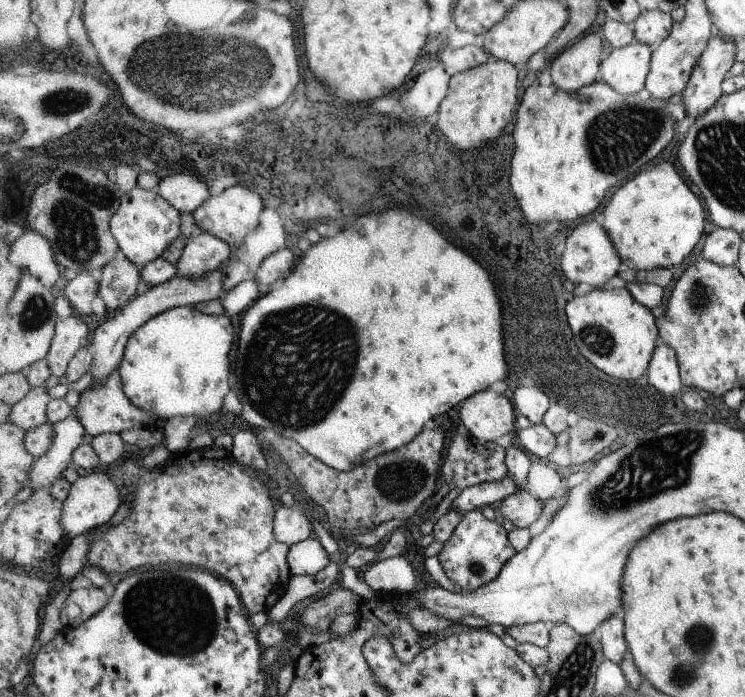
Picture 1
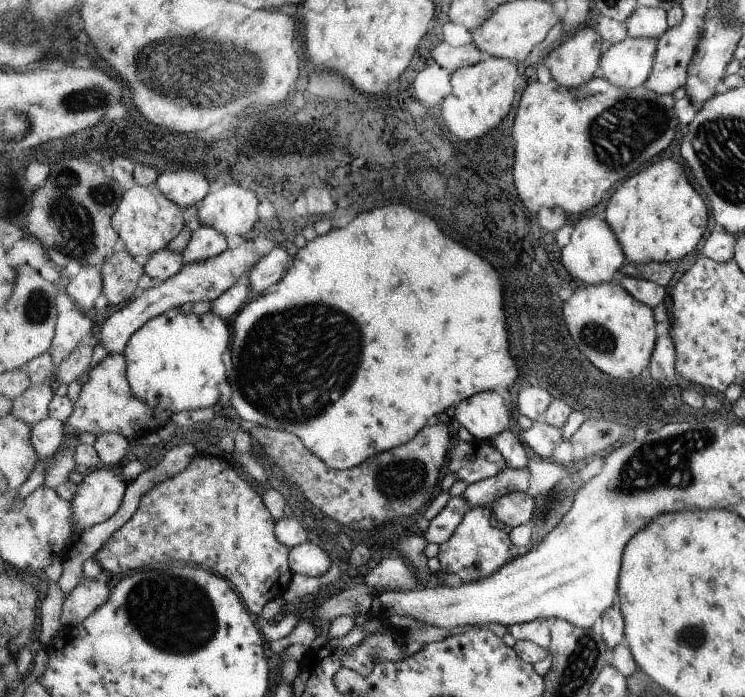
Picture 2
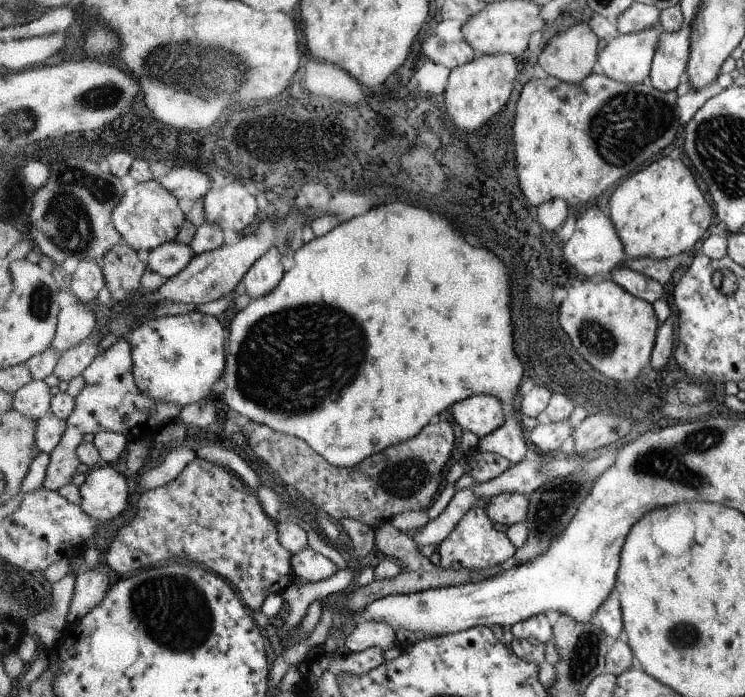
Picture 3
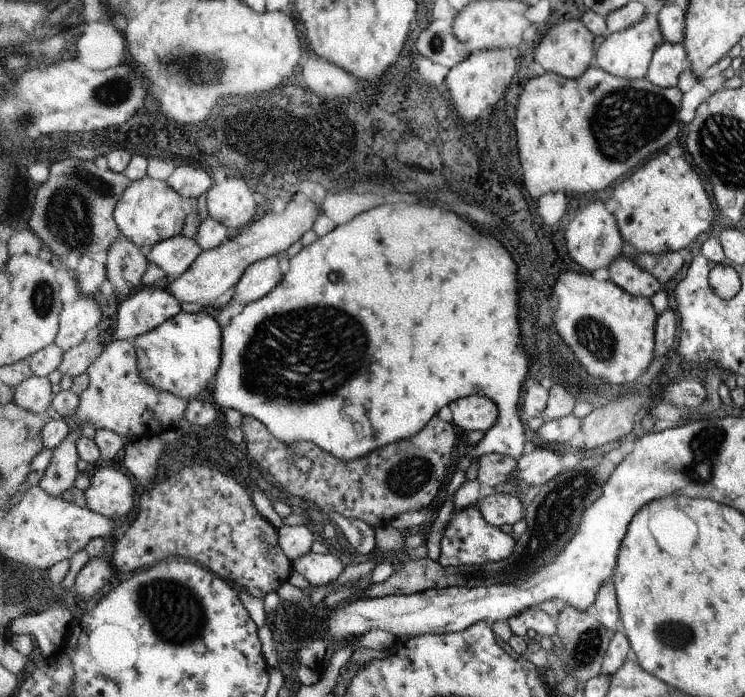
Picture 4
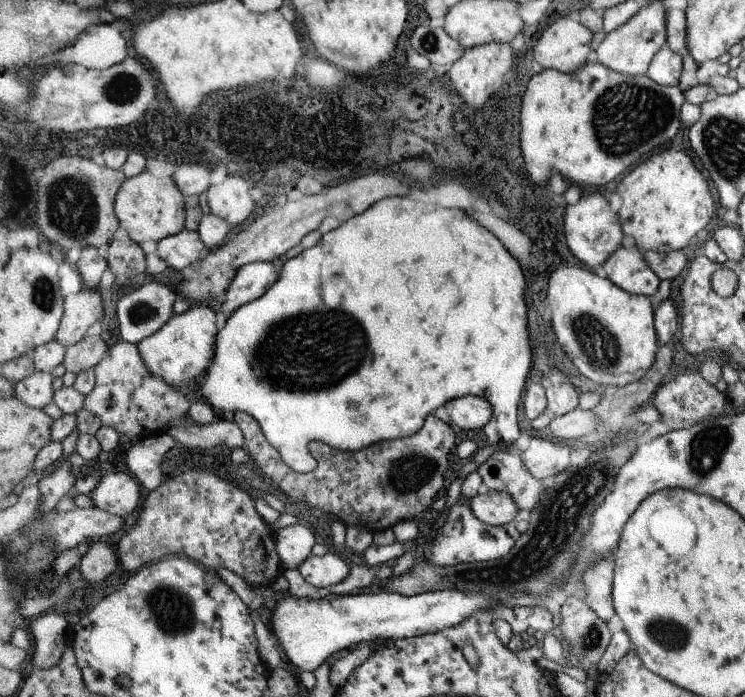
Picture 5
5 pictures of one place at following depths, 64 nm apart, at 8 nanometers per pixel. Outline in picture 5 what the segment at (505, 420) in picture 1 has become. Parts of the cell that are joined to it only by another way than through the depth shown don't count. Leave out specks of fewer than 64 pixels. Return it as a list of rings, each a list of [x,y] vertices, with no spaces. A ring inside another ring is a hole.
[[[467,395],[450,401],[445,406],[450,415],[449,422],[462,430],[480,430],[490,427],[492,406],[488,399],[475,395]]]

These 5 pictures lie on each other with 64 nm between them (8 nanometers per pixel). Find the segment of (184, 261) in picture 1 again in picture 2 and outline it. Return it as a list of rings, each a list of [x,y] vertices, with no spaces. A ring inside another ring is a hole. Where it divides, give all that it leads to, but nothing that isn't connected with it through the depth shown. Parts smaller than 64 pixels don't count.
[[[202,226],[194,233],[190,246],[186,249],[186,265],[206,262],[224,254],[230,248],[226,236],[220,230],[210,226]]]

